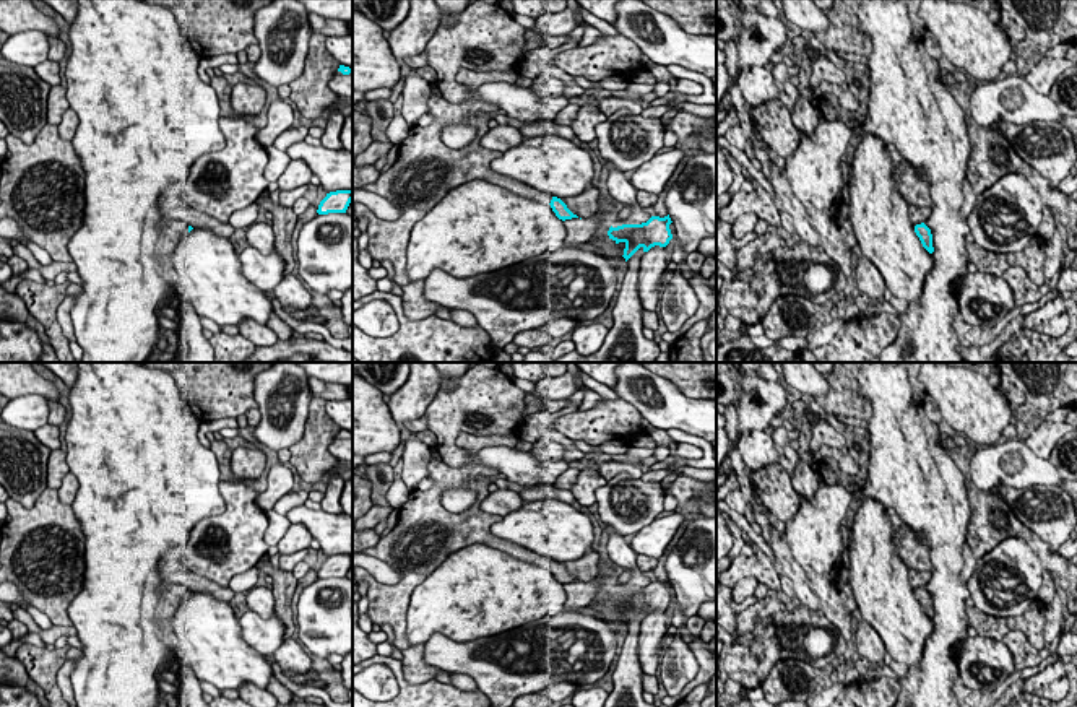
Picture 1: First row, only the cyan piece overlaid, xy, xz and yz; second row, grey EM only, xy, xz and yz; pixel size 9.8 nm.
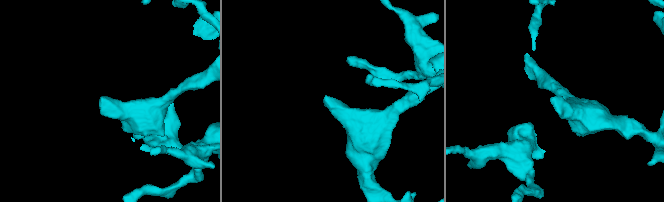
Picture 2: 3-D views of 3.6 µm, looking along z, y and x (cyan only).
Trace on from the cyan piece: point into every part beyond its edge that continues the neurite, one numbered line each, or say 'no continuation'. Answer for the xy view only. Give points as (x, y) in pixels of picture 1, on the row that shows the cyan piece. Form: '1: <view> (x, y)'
1: xy (173, 231)

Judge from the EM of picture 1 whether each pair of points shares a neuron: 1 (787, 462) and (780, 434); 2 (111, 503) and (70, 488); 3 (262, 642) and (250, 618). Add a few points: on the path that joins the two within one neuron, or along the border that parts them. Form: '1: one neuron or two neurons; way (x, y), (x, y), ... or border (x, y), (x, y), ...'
1: one neuron; way (787, 455), (782, 441)
2: two neurons; border (72, 472), (78, 490), (70, 504)
3: one neuron; way (262, 636), (252, 624)

